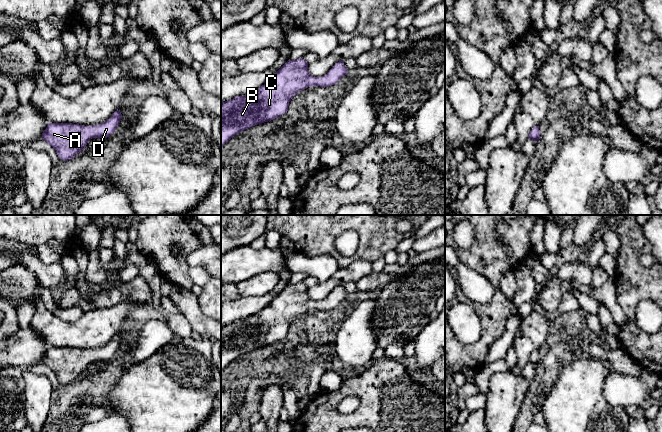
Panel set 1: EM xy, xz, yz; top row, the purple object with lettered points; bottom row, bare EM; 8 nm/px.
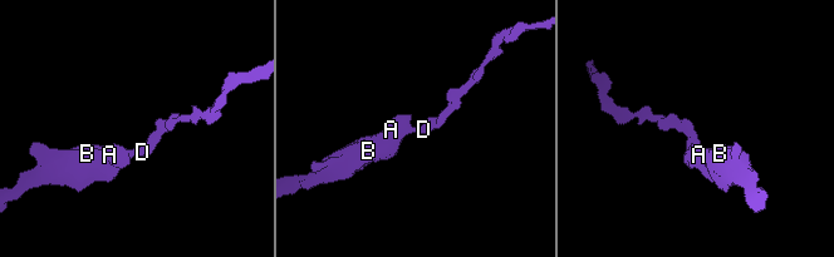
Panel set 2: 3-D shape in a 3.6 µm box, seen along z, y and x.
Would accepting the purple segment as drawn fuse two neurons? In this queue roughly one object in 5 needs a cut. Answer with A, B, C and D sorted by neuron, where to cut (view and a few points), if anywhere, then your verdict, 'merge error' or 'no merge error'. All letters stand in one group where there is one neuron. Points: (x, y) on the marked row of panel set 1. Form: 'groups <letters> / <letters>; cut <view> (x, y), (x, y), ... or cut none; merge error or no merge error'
groups A B C D; cut none; no merge error

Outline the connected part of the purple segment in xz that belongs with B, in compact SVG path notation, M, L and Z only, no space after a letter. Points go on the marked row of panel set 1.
M303 59L288 60L264 85L242 96L221 102L221 147L237 135L264 122L271 121L288 110L290 100L301 90L312 86L327 87L336 84L347 75L344 61L337 62L329 72L322 77L313 77L308 72L308 63Z

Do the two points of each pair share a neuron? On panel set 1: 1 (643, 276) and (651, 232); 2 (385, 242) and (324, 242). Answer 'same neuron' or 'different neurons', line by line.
1: different neurons
2: same neuron

